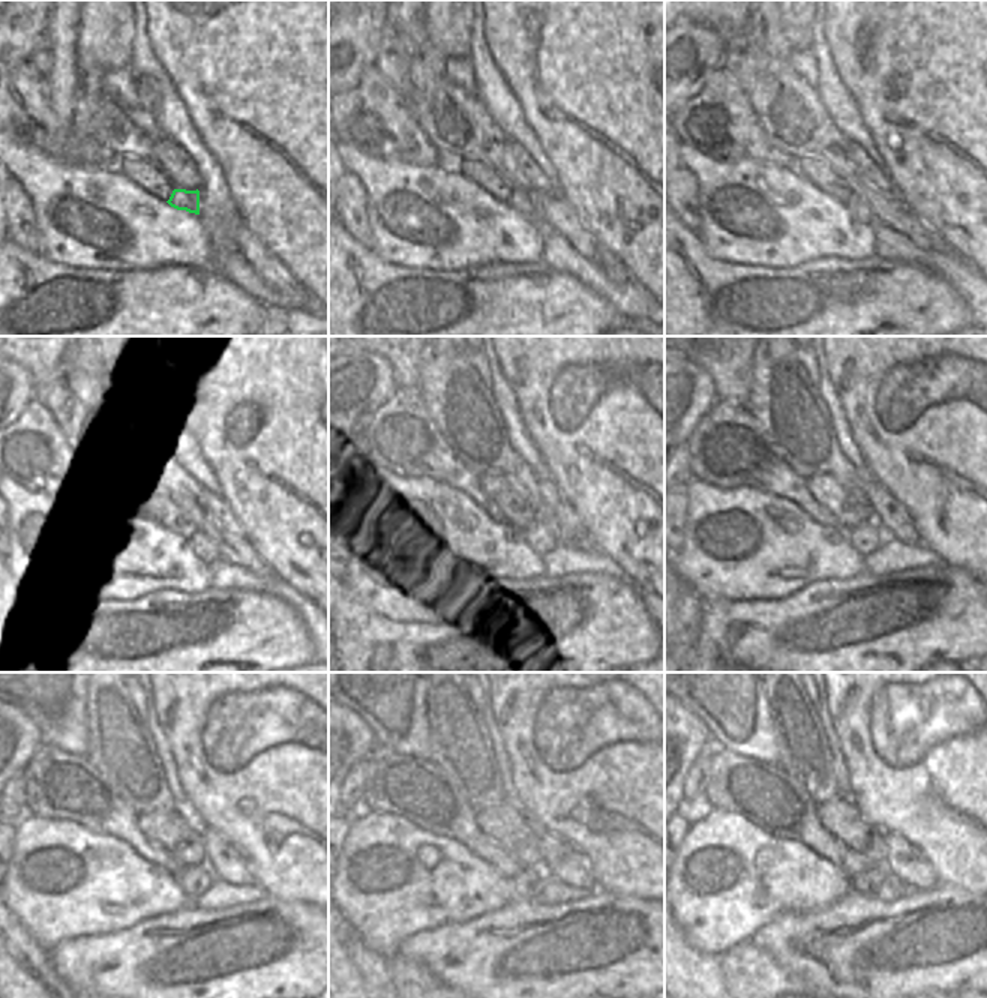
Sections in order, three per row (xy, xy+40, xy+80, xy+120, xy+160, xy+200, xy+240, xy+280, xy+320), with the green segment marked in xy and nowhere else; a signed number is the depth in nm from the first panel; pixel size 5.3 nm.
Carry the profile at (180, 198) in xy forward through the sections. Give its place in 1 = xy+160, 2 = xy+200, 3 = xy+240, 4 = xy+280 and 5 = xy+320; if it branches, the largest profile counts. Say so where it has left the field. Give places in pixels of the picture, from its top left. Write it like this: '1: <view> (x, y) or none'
1: xy+160 (539, 538)
2: xy+200 (866, 539)
3: xy+240 (194, 881)
4: xy+280 (530, 881)
5: xy+320 (867, 883)

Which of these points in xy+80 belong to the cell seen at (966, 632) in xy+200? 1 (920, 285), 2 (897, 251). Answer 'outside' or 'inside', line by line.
1: inside
2: outside

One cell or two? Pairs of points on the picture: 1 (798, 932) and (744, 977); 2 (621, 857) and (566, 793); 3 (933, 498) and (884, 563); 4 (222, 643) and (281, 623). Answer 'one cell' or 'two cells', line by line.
1: two cells
2: one cell
3: two cells
4: one cell

